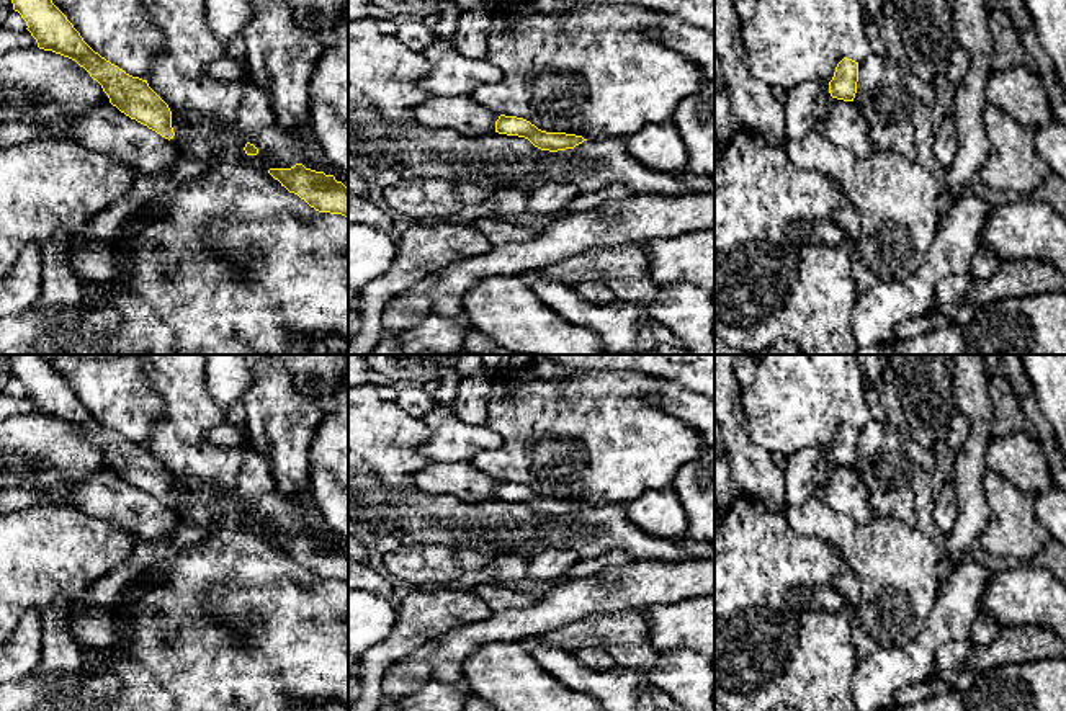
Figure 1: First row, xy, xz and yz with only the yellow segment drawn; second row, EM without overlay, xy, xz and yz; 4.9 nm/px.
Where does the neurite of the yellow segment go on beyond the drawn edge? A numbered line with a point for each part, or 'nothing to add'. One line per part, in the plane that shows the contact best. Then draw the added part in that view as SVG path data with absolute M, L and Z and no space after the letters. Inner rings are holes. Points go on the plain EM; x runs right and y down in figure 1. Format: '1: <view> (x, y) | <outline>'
nothing to add

